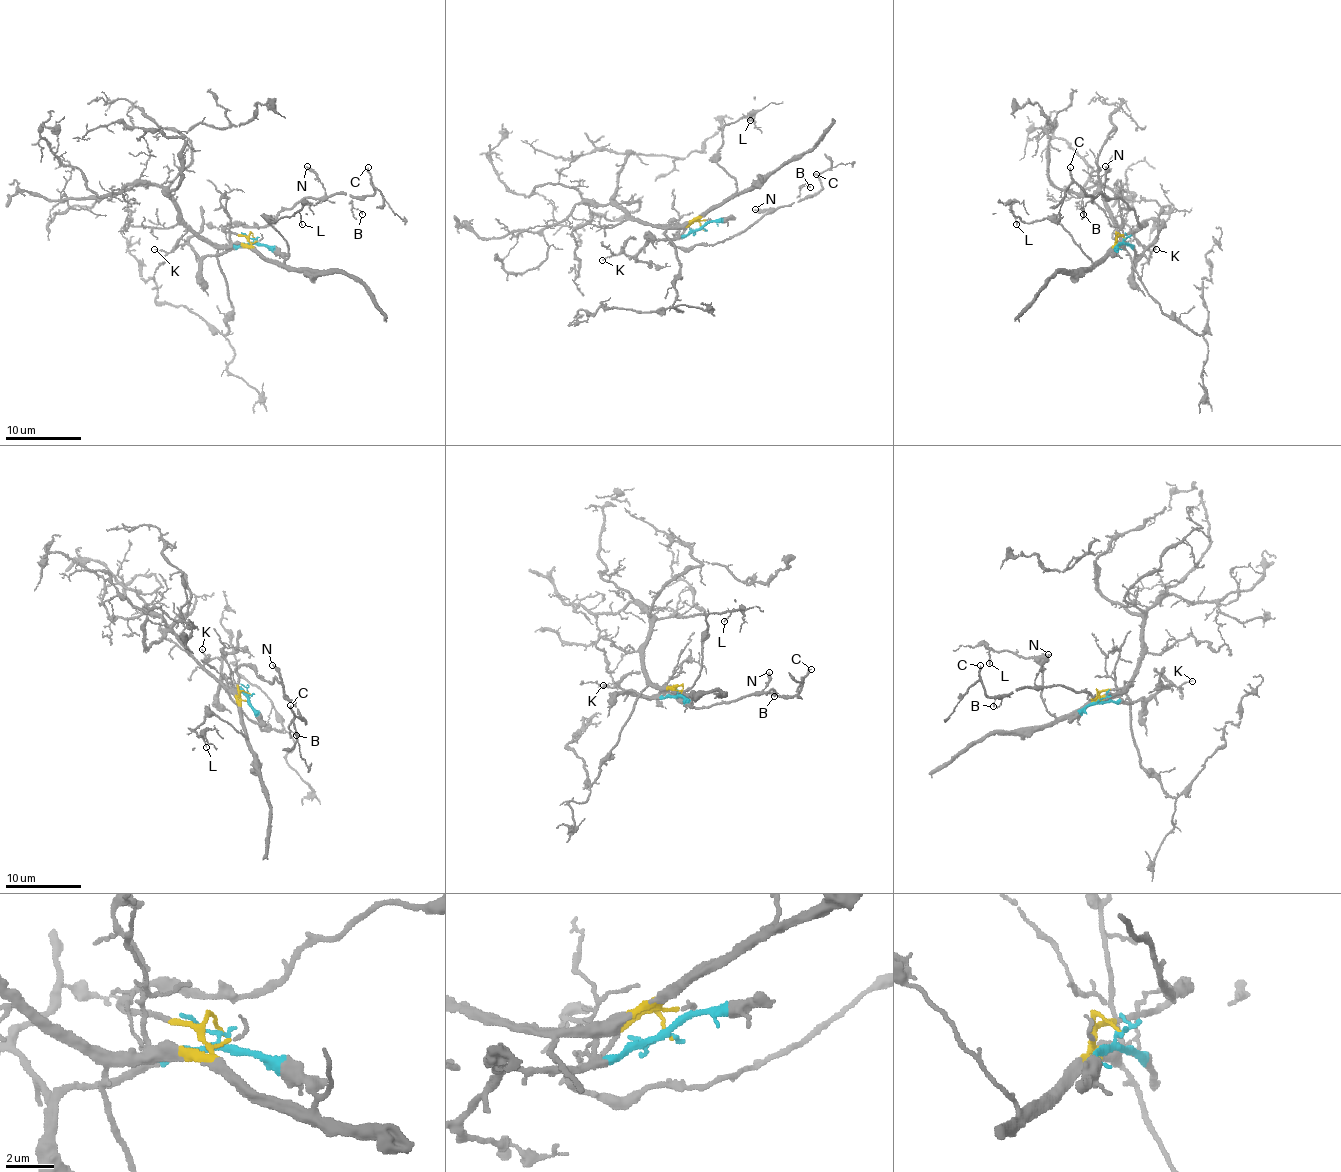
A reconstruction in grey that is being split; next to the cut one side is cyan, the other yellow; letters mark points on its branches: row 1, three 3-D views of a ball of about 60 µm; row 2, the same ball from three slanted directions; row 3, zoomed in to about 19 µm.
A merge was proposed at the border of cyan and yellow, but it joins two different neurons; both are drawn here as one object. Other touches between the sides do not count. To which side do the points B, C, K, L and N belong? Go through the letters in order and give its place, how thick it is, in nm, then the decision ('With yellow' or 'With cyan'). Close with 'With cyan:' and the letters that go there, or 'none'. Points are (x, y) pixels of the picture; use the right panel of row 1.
B: Place: (1083, 214). Thickness 100 nm. With yellow
C: Place: (1070, 167). Thickness 170 nm. With yellow
K: Place: (1156, 249). Thickness 90 nm. With cyan
L: Place: (1016, 224). Thickness 80 nm. With yellow
N: Place: (1105, 166). Thickness 300 nm. With yellow
With cyan: K

